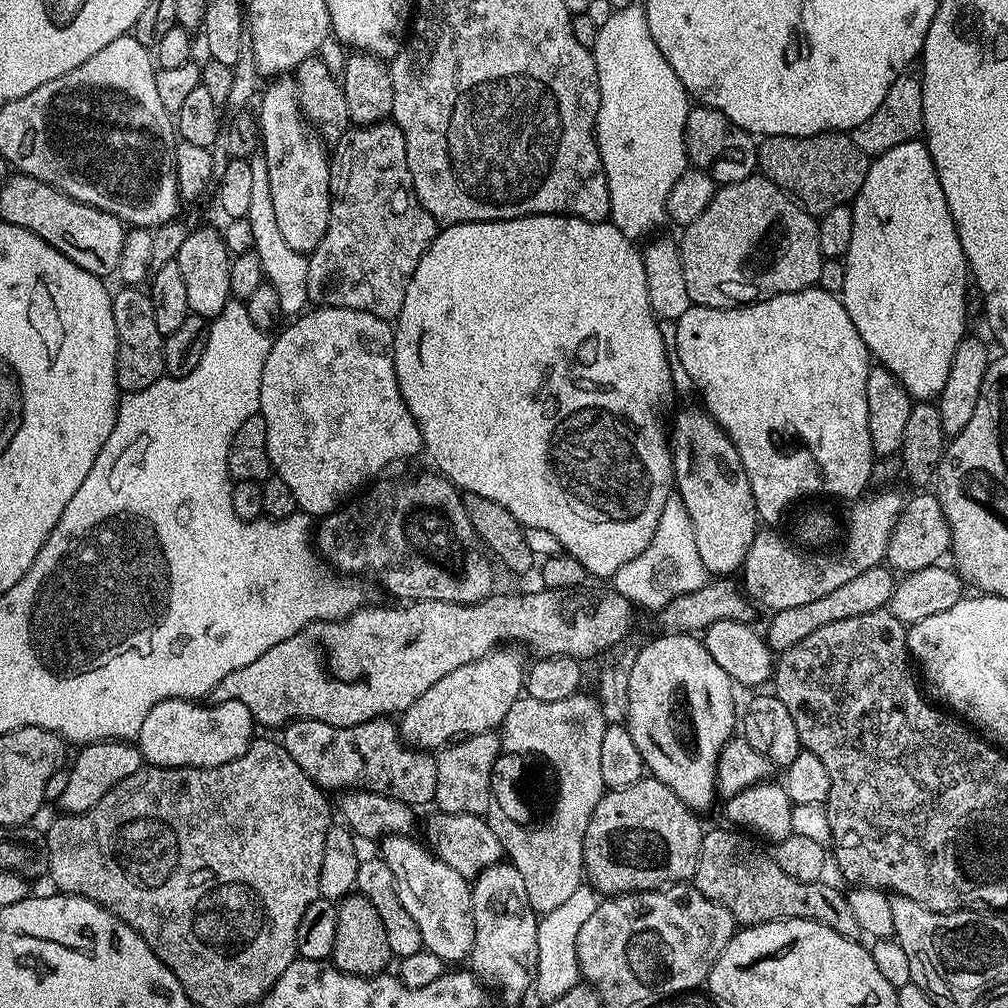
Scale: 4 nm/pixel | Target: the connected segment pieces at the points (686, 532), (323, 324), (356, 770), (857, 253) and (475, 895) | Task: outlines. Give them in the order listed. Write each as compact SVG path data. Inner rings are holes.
M673 494L666 498L666 506L662 506L662 518L658 518L658 526L654 529L654 538L650 538L650 546L646 546L646 550L642 550L638 558L630 558L626 566L616 571L614 588L637 609L662 610L674 598L698 590L709 579L710 574L706 566L702 566L702 557L698 555L694 522L690 522L690 514L686 512L680 495Z
M316 306L311 310L297 315L293 319L296 321L288 329L285 327L279 333L279 335L281 334L280 337L275 337L272 340L272 349L266 354L266 366L262 366L259 415L263 416L266 422L266 450L272 463L273 473L280 476L290 486L299 511L306 512L313 518L323 518L329 512L335 512L349 498L355 497L369 482L375 481L383 473L380 472L383 468L390 467L395 460L404 460L407 456L416 456L419 452L422 452L424 439L420 433L420 424L414 418L414 414L410 414L410 410L402 398L402 390L398 386L396 355L394 354L396 333L393 325L387 320L362 310L330 308L327 306Z
M384 718L379 721L378 727L380 732L364 732L368 730L358 730L357 726L330 726L326 722L316 722L315 720L294 720L291 724L283 729L282 743L284 748L290 754L290 758L294 758L294 762L298 762L298 766L302 766L302 770L308 775L314 783L319 784L325 790L363 790L365 792L381 792L387 796L393 796L401 800L403 804L419 806L419 804L431 805L436 798L438 790L438 766L436 765L436 756L431 751L413 746L402 735L397 721L392 718Z
M917 138L907 140L894 150L886 150L881 156L875 157L868 165L866 182L858 190L856 199L850 205L854 214L854 234L850 237L850 250L843 256L844 269L846 270L846 282L842 299L844 308L850 314L858 334L864 339L869 353L876 356L883 367L891 372L902 382L909 396L920 402L928 402L939 397L942 386L946 386L946 378L950 374L950 362L954 362L954 350L958 350L958 342L964 339L966 329L964 323L968 320L968 284L970 288L970 269L968 260L962 250L962 242L958 238L958 230L954 226L954 218L950 214L950 206L946 202L946 194L942 194L942 182L938 178L938 170L932 161L932 155L928 152L927 143Z
M501 862L482 870L471 889L474 914L471 967L481 980L491 987L493 984L504 995L506 1003L516 1004L533 991L538 962L538 914L530 906L526 882L522 882L522 874L511 862Z

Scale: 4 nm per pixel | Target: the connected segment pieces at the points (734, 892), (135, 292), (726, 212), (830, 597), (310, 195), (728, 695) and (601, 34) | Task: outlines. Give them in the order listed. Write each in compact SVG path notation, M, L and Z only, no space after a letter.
M728 826L723 827L709 827L705 831L694 883L707 900L726 906L737 925L751 926L775 920L813 920L851 940L861 935L858 918L854 918L850 902L843 891L840 893L829 882L815 884L790 878L786 870L778 866L775 855L769 849L767 852L759 848L751 835Z
M124 286L121 289L121 292L117 291L112 298L112 313L116 323L116 381L120 383L121 393L137 392L138 390L146 390L146 386L158 382L160 377L165 375L165 336L162 334L162 330L158 330L156 311L151 295L140 286Z
M754 174L742 182L719 185L710 206L706 206L683 232L684 237L679 237L678 243L686 274L686 291L693 304L707 308L722 308L726 302L751 304L778 294L801 292L803 288L820 283L820 271L826 258L818 242L817 217L763 174Z
M891 567L871 568L865 570L863 574L858 574L858 578L854 578L851 582L845 582L842 586L838 586L838 590L833 590L830 594L825 594L823 598L816 599L815 602L809 602L802 606L790 606L790 610L775 613L771 617L773 620L768 624L768 632L766 631L768 647L773 650L783 650L802 642L802 638L814 634L814 630L822 630L822 626L830 626L830 622L842 622L842 618L858 618L862 614L870 614L879 608L888 608L892 602L892 591L896 589L896 582L897 577Z
M276 78L272 84L263 89L259 97L260 135L262 139L262 157L264 156L264 168L268 171L266 183L269 186L269 194L272 198L272 209L278 222L278 230L282 230L282 238L294 250L305 254L311 254L322 242L322 238L328 229L330 222L330 206L332 205L332 170L330 167L330 152L324 149L326 140L317 129L313 127L307 116L300 108L297 84L292 78Z
M663 634L657 640L652 640L640 653L635 653L631 668L627 669L628 673L628 690L626 693L626 727L629 734L634 738L634 746L638 746L638 754L642 754L644 759L644 767L655 779L660 780L666 786L670 786L670 790L674 790L674 794L678 794L678 798L682 798L682 802L686 807L693 810L701 810L700 808L708 808L712 804L712 799L717 799L716 791L716 763L720 757L720 751L724 748L724 743L732 739L734 729L738 724L738 708L736 712L736 700L732 697L732 688L734 689L734 681L726 674L726 670L722 670L722 666L718 666L718 662L714 662L714 658L710 656L706 650L706 646L695 635L692 634Z
M634 2L625 8L617 8L597 30L594 49L596 69L600 78L600 105L596 119L596 145L600 150L604 173L610 190L610 217L622 234L636 242L639 236L648 236L660 223L668 220L670 190L678 178L690 167L686 144L686 122L690 107L690 94L674 74L674 66L666 62L662 50L654 42L643 7Z

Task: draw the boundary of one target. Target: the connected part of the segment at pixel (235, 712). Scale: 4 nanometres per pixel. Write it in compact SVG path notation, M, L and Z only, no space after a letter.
M165 702L162 704L156 704L152 708L150 714L146 714L146 722L144 723L144 730L142 733L142 751L144 753L144 759L148 762L156 763L159 768L209 768L210 766L218 766L219 764L225 764L230 762L234 758L238 758L248 749L248 745L252 743L254 739L254 721L250 710L246 706L242 706L242 702L222 702L221 704L209 703L208 708L176 708L180 706L173 706L171 703Z

